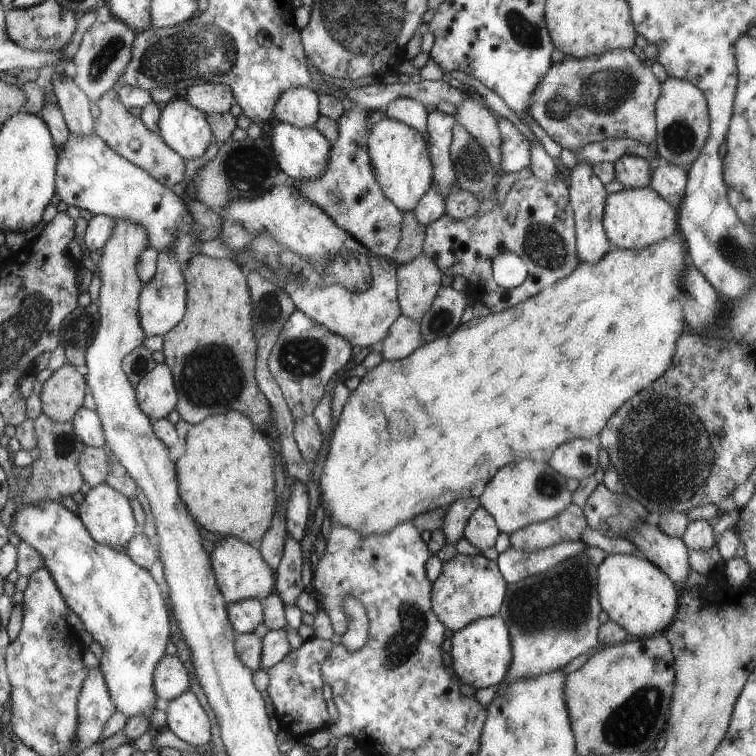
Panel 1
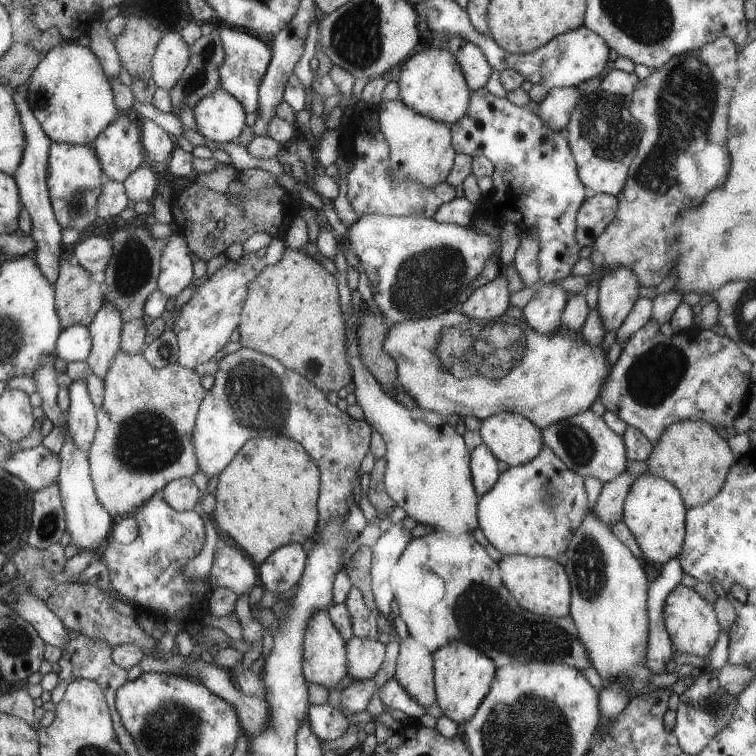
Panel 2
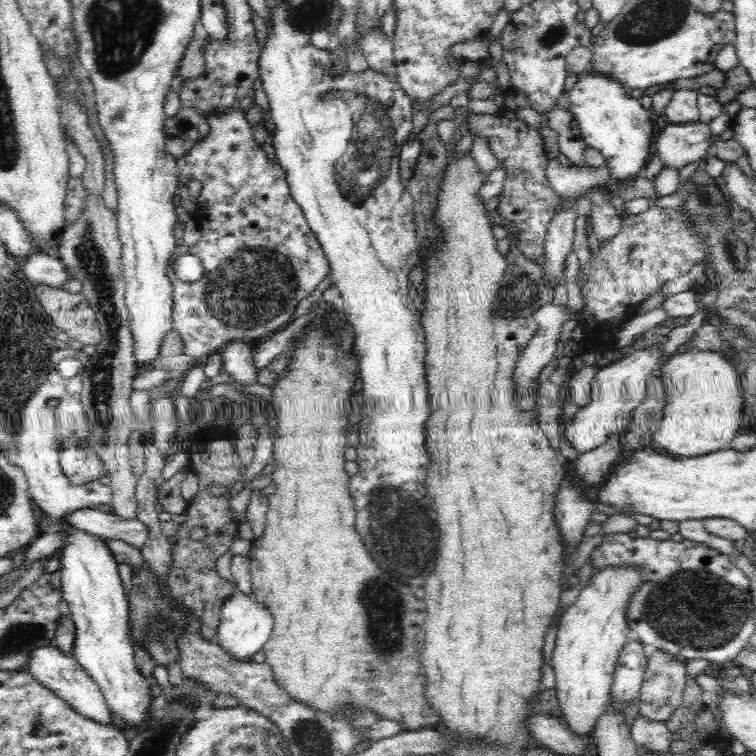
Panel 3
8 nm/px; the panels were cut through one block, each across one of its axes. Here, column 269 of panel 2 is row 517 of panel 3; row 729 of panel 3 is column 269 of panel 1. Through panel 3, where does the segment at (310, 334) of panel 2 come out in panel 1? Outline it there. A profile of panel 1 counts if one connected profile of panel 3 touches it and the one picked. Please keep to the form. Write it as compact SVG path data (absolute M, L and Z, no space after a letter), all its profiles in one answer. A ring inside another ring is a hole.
M196 254L182 267L187 279L187 312L184 318L163 336L162 352L165 363L172 371L174 386L179 397L176 410L182 420L190 424L202 423L208 416L238 411L255 421L256 428L267 430L274 407L259 387L255 372L256 342L255 328L252 328L252 295L247 275L232 259L218 259Z

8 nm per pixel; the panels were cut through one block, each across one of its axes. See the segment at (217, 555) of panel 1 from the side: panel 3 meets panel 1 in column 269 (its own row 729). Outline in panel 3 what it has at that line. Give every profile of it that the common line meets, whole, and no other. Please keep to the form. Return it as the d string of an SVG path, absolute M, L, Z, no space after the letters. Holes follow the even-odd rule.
M636 568L604 569L594 573L589 583L580 588L579 596L565 610L558 624L550 663L560 704L559 720L576 737L592 733L608 708L616 662L624 645L632 639L632 632L625 621L625 607L640 583Z

